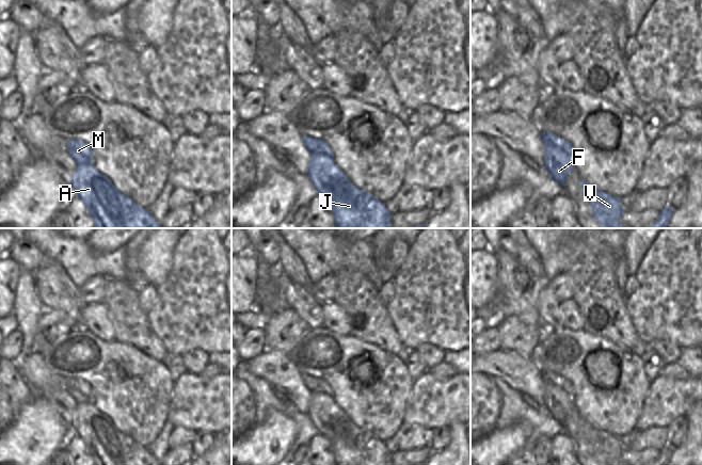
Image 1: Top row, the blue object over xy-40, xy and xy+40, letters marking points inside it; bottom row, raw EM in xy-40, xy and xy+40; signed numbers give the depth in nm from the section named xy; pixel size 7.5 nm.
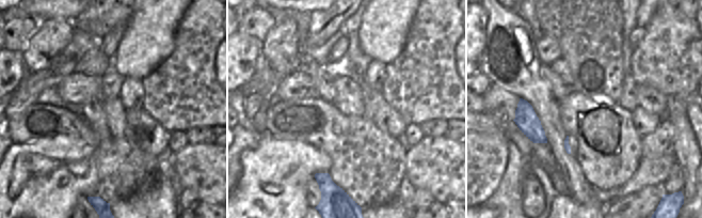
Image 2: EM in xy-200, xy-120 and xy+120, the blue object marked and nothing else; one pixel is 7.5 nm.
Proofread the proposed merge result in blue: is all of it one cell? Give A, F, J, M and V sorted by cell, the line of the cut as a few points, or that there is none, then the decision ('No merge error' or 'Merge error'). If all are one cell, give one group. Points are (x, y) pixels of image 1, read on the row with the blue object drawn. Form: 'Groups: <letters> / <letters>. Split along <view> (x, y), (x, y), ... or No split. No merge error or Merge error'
Groups: A F J M V. No split. No merge error

